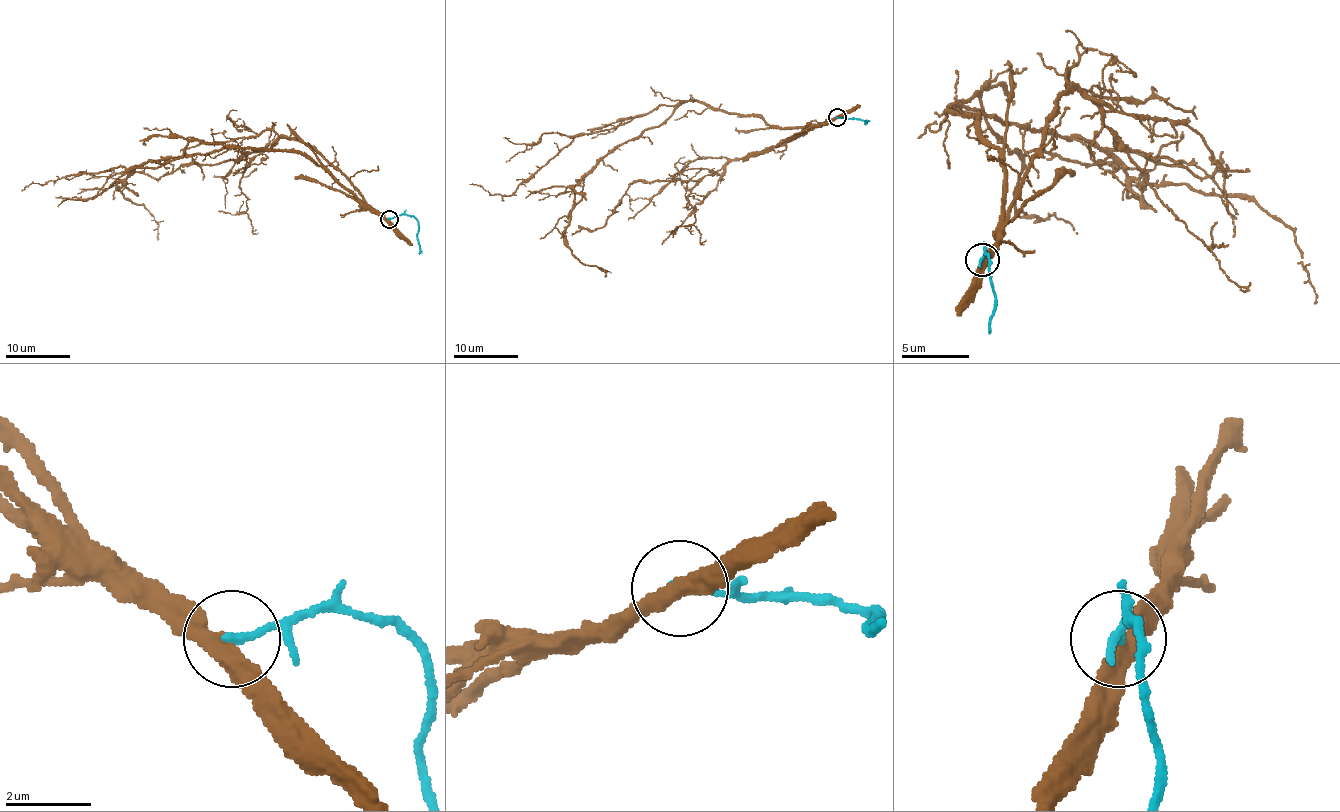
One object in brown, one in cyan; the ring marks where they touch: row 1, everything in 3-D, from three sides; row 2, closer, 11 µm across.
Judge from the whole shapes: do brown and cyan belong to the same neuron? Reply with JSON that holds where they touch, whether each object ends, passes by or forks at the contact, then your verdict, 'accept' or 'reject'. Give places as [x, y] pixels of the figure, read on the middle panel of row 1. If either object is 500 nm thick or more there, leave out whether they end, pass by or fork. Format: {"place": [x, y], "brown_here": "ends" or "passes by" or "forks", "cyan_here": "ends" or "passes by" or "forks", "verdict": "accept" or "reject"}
{"place": [837, 117], "brown_here": "passes by", "cyan_here": "ends", "verdict": "reject"}

